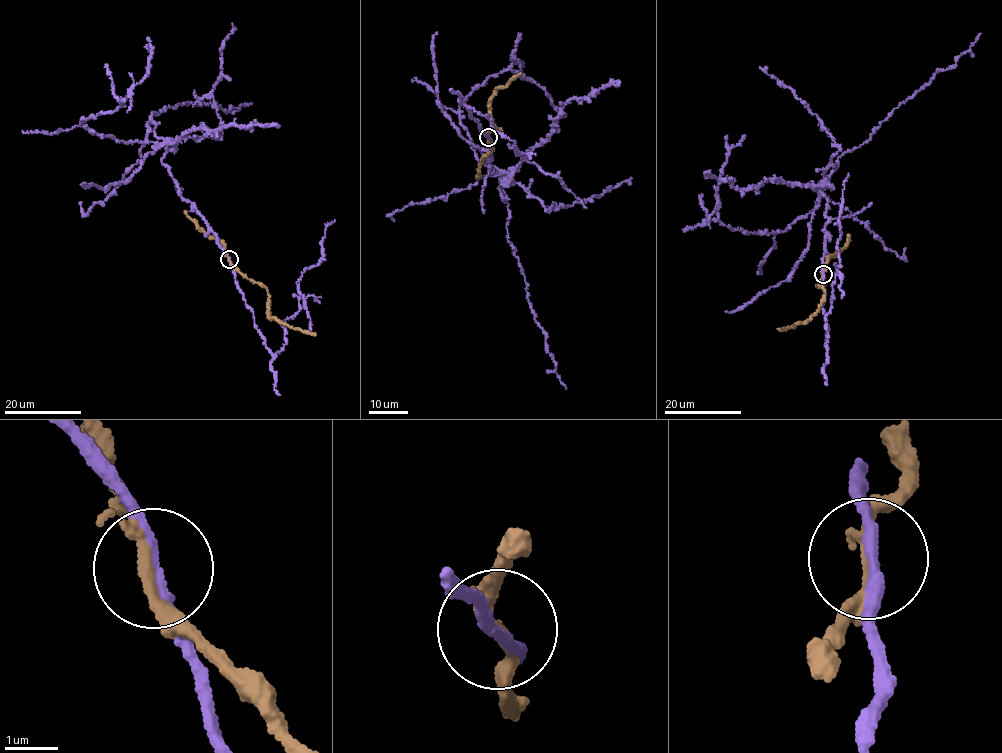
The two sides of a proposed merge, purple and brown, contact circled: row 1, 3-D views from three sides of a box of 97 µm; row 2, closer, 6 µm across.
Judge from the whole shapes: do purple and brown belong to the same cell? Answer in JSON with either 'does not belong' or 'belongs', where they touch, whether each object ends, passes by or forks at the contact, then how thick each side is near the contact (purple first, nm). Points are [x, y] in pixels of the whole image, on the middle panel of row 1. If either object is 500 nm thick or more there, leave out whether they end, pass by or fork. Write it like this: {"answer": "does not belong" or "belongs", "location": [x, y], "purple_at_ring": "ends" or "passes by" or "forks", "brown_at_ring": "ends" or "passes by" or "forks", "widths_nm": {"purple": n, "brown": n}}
{"answer": "does not belong", "location": [488, 137], "purple_at_ring": "passes by", "brown_at_ring": "forks", "widths_nm": {"purple": 200, "brown": 150}}

